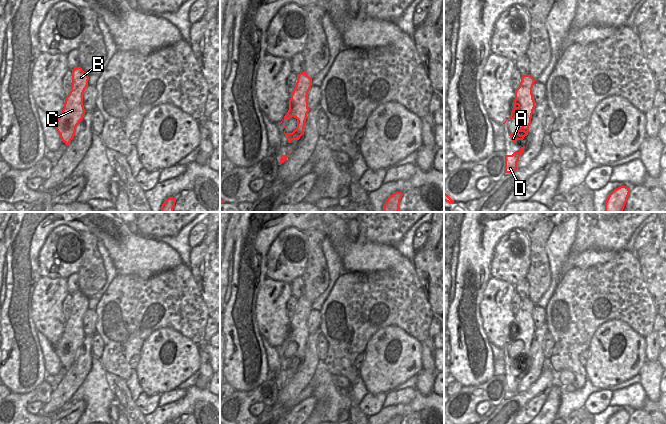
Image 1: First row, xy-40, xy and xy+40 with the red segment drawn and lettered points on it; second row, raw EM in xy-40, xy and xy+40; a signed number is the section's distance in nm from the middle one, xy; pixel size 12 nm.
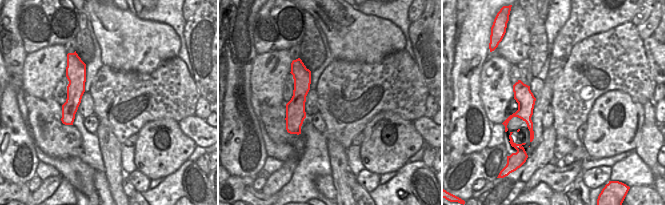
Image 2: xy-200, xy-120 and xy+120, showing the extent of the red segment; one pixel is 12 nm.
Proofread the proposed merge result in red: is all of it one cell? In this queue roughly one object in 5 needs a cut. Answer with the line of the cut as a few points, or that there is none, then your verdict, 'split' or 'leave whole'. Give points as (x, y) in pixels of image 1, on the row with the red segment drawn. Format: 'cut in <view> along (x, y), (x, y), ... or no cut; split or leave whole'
no cut; leave whole

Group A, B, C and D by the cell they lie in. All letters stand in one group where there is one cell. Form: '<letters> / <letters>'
A B C D

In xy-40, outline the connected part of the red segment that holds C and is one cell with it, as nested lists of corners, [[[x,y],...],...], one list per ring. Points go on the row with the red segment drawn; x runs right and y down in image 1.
[[[80,66],[72,70],[71,91],[65,98],[60,116],[53,122],[61,140],[67,146],[73,139],[76,127],[86,112],[83,106],[83,93],[88,86],[88,80],[88,74]]]

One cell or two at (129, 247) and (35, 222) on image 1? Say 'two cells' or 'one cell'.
one cell

